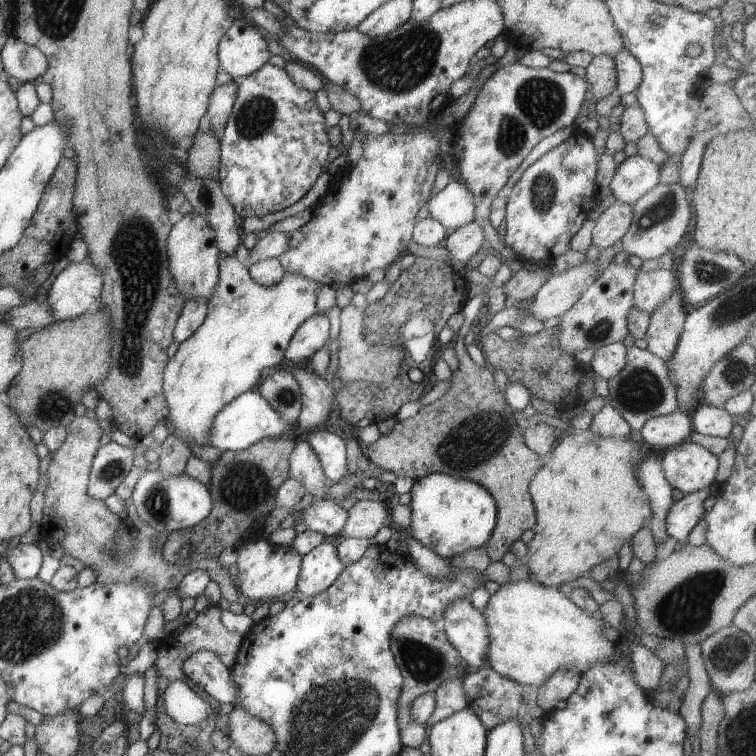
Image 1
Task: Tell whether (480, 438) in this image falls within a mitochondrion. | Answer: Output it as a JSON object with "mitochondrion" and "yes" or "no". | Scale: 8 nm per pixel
{"mitochondrion":"yes"}

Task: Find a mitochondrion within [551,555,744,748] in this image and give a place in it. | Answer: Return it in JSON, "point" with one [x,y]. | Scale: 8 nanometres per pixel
{"point":[685,608]}

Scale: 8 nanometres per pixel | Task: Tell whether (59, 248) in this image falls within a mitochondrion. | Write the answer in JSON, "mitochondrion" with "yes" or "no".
{"mitochondrion":"no"}

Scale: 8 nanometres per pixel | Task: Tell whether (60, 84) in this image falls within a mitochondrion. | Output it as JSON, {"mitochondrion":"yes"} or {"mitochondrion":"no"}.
{"mitochondrion":"no"}

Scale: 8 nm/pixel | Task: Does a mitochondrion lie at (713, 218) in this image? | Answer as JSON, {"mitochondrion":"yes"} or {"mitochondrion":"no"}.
{"mitochondrion":"no"}

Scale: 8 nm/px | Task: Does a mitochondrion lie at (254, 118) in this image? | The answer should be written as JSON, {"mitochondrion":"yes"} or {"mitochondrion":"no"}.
{"mitochondrion":"yes"}

